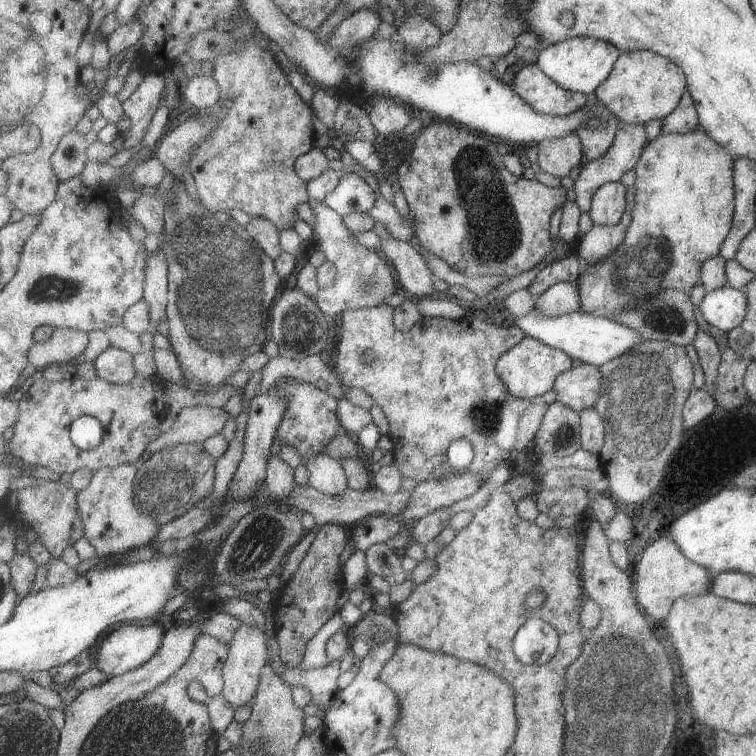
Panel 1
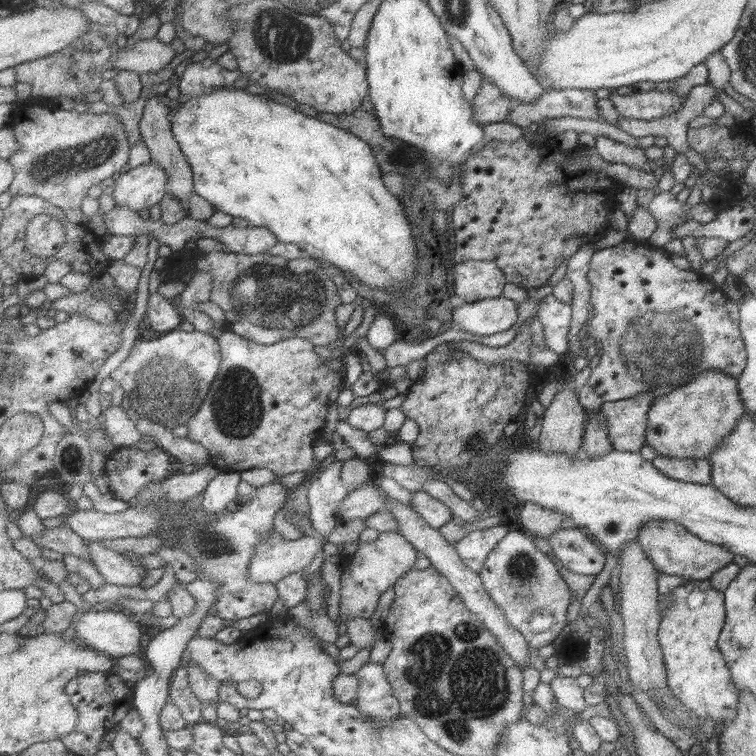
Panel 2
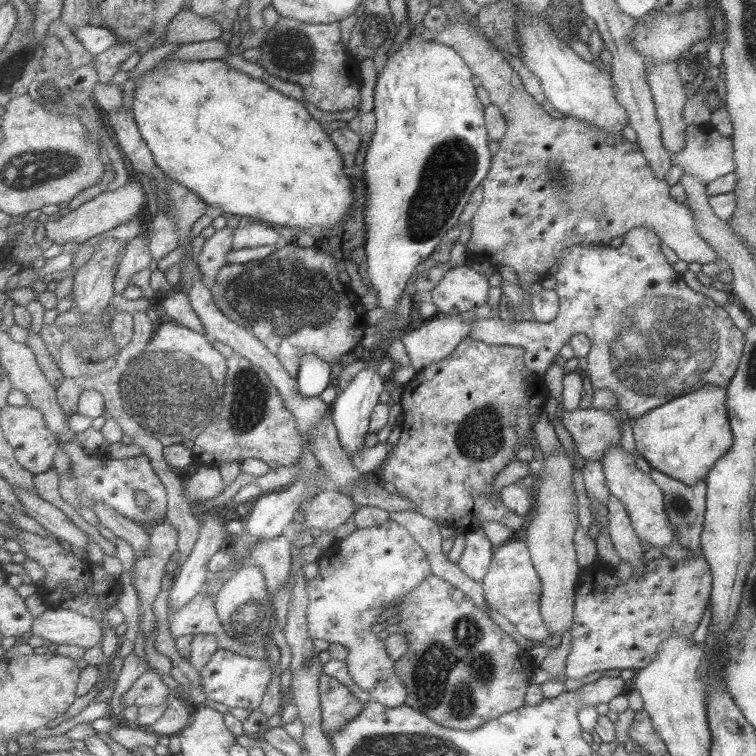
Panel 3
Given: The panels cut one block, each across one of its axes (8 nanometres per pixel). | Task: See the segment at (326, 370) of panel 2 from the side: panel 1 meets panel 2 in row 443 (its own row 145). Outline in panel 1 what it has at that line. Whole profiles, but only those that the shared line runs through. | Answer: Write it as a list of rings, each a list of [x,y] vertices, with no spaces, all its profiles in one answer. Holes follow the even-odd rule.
[[[241,2],[240,10],[235,12],[231,22],[234,25],[231,34],[237,38],[237,42],[243,44],[243,50],[241,52],[231,50],[216,59],[214,77],[221,88],[221,100],[217,102],[217,106],[207,110],[193,109],[188,113],[200,118],[207,118],[207,116],[219,118],[219,126],[213,130],[213,134],[193,150],[191,174],[200,200],[205,202],[205,206],[209,206],[209,210],[224,213],[225,210],[237,208],[250,217],[261,216],[271,220],[279,231],[287,230],[293,228],[295,222],[299,220],[297,206],[310,200],[308,183],[297,174],[296,162],[301,156],[314,149],[315,114],[311,106],[305,104],[305,100],[299,96],[299,92],[295,91],[273,52],[255,40],[255,20],[248,17]]]

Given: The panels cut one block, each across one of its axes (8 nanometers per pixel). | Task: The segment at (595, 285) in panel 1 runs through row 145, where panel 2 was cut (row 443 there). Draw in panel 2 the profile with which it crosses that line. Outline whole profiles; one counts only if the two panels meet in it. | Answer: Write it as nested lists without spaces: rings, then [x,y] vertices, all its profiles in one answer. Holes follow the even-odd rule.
[[[717,369],[699,371],[682,386],[654,398],[646,416],[645,444],[657,455],[708,458],[721,439],[733,431],[743,413],[745,409],[735,377]]]

